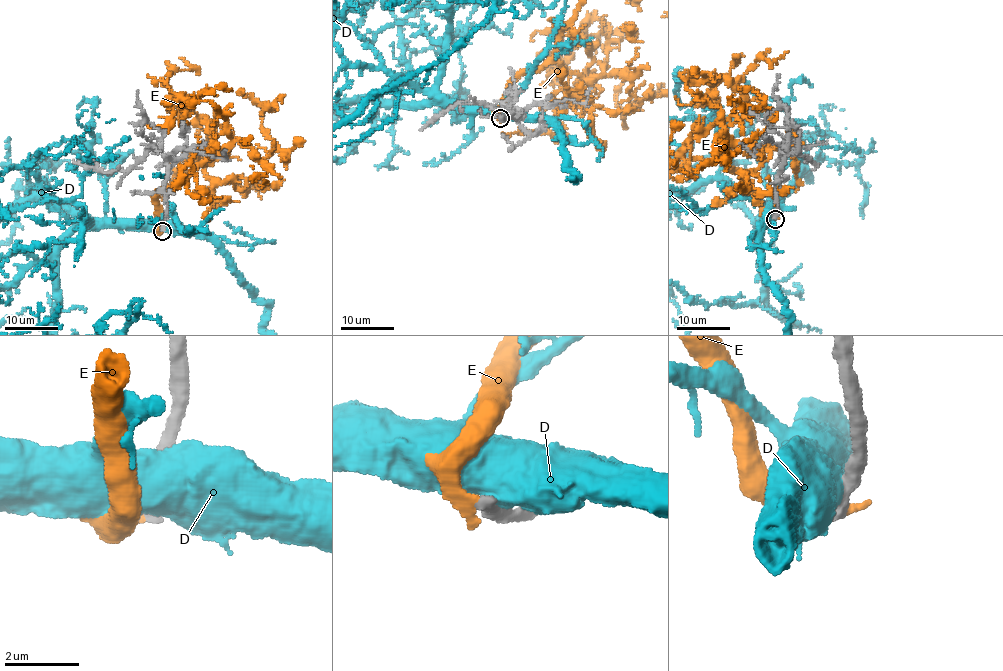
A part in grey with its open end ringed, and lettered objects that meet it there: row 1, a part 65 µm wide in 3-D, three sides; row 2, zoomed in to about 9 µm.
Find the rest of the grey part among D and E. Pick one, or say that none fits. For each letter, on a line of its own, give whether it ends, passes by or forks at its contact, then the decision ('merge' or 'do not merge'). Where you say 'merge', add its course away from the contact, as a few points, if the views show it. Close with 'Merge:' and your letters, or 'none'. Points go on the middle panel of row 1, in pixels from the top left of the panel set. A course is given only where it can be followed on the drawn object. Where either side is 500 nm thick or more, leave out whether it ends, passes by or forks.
D: do not merge
E: it ends there; do not merge
Merge: none

